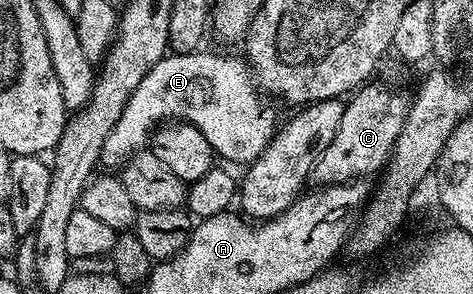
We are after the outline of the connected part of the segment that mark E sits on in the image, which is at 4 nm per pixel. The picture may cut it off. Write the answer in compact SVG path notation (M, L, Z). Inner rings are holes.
M198 50L196 52L179 52L167 54L151 70L147 70L147 78L135 86L127 106L123 106L123 114L119 114L119 122L107 134L107 142L103 142L100 163L106 169L120 170L130 160L135 152L140 152L150 143L151 133L162 121L188 122L194 124L205 135L207 142L218 157L221 156L230 165L248 166L269 145L274 133L279 127L279 120L273 117L273 112L265 108L261 112L261 96L255 77L246 61L240 55L216 56L213 52Z

